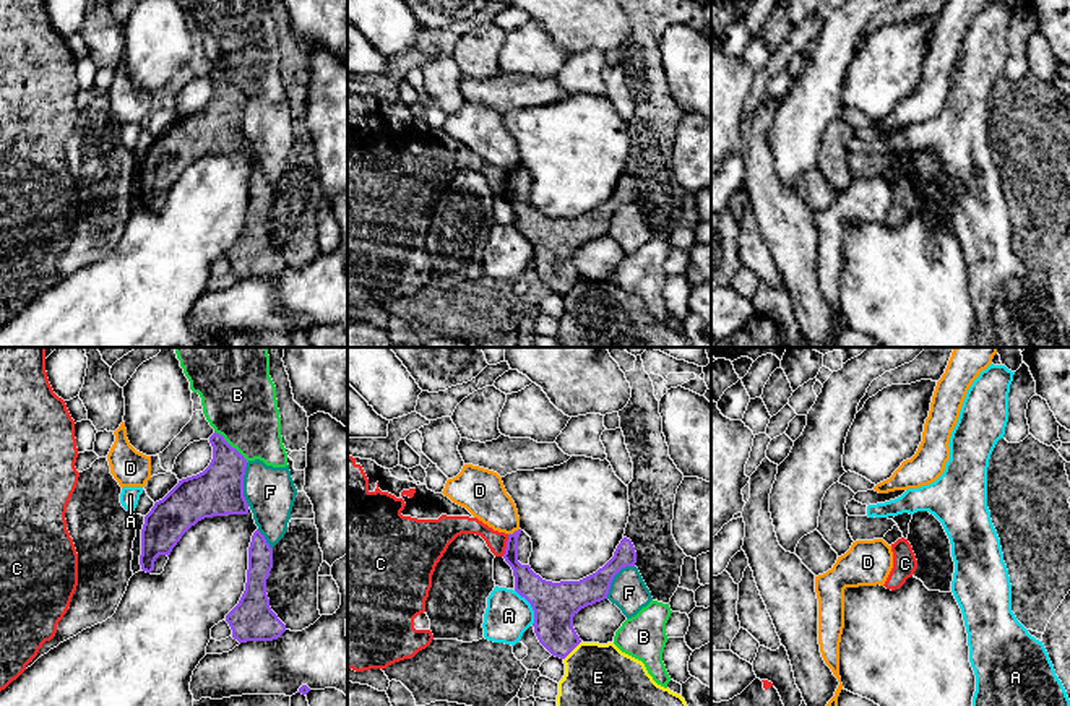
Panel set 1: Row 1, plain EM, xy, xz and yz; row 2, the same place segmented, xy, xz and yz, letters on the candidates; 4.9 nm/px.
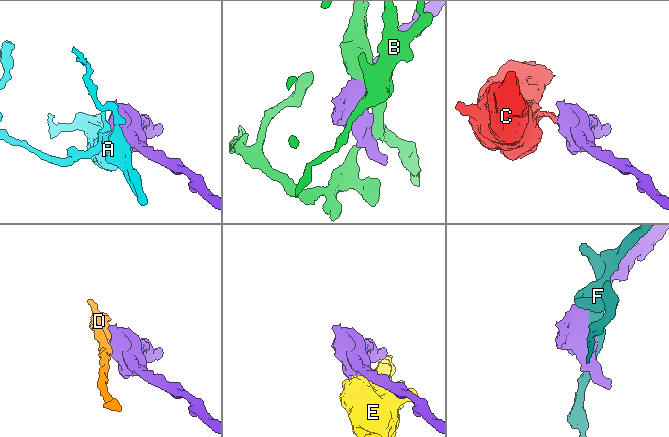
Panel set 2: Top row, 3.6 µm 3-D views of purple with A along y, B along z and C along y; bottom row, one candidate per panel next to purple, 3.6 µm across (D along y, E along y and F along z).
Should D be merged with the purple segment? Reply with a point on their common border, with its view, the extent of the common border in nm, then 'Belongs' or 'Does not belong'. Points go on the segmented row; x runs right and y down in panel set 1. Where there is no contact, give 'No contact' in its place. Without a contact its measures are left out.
Touches purple at xz (515, 531). Shared border 70 nm. Does not belong

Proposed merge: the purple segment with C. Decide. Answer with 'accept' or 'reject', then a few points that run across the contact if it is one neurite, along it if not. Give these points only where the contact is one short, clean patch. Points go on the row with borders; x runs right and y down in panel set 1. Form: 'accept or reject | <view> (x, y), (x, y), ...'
reject | xz (509, 534), (502, 555)

